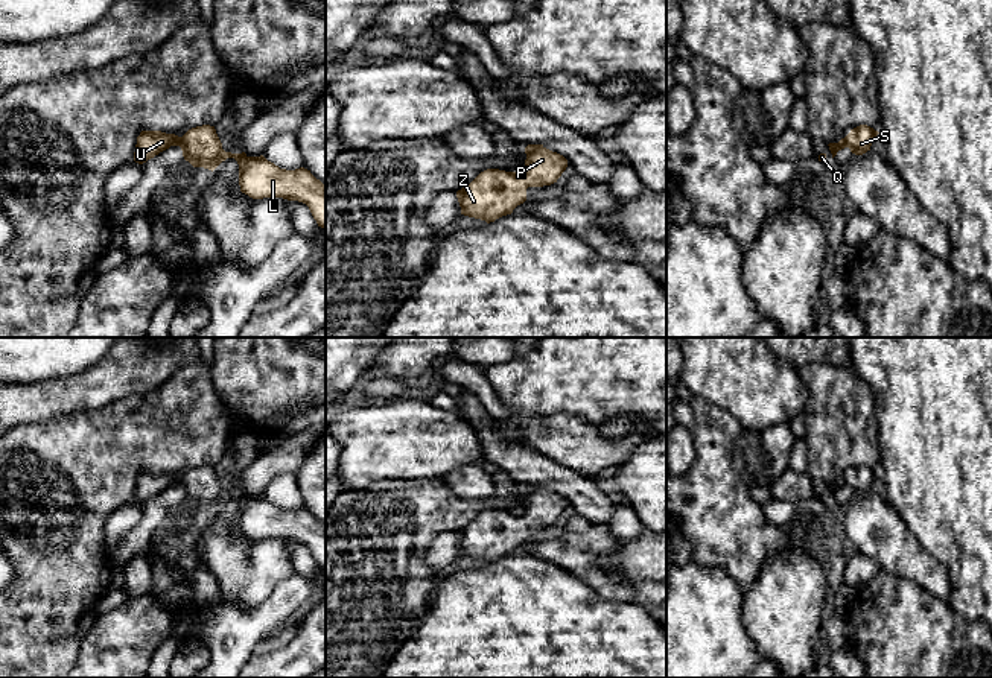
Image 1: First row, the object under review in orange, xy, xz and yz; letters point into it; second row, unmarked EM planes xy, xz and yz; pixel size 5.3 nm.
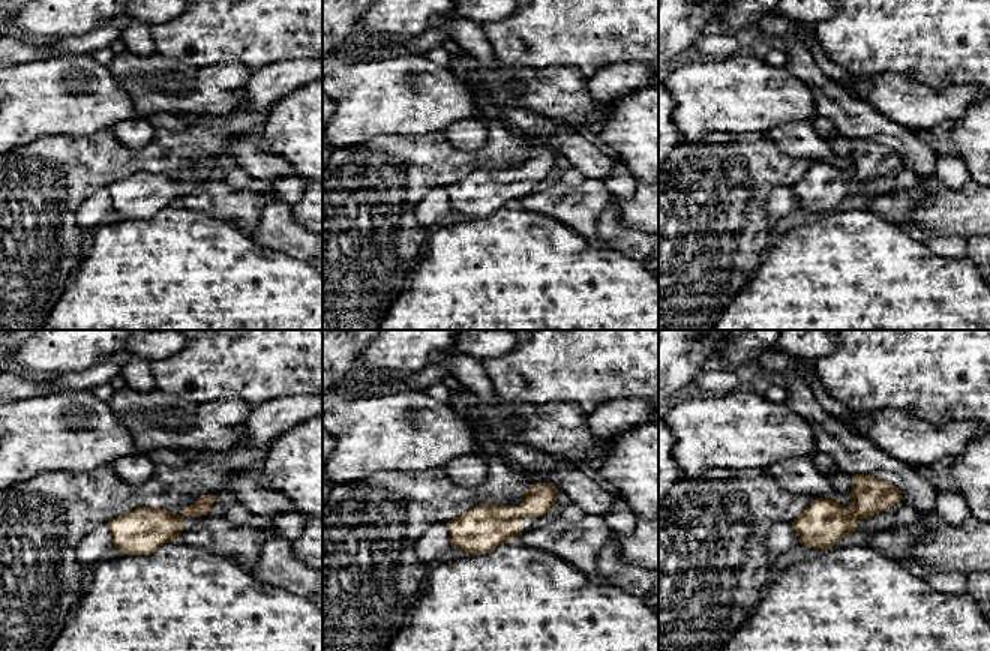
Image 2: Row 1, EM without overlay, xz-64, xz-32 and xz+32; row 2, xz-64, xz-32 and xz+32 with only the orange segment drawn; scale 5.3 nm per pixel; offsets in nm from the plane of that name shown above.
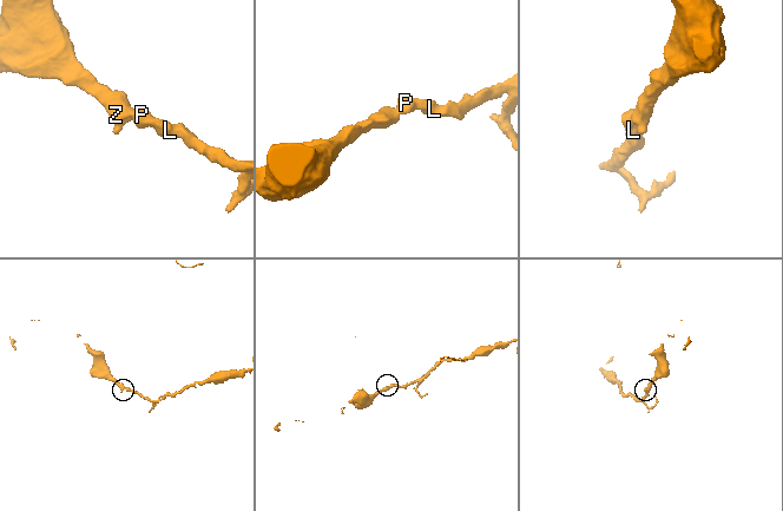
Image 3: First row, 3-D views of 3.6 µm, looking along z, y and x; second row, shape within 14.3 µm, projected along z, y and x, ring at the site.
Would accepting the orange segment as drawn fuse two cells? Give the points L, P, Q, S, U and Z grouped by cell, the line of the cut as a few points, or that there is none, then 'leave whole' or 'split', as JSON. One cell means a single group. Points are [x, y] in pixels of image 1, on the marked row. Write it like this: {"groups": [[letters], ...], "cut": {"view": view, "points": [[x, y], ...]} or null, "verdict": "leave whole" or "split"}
{"groups": [["L", "P", "Q", "S", "U", "Z"]], "cut": null, "verdict": "leave whole"}

